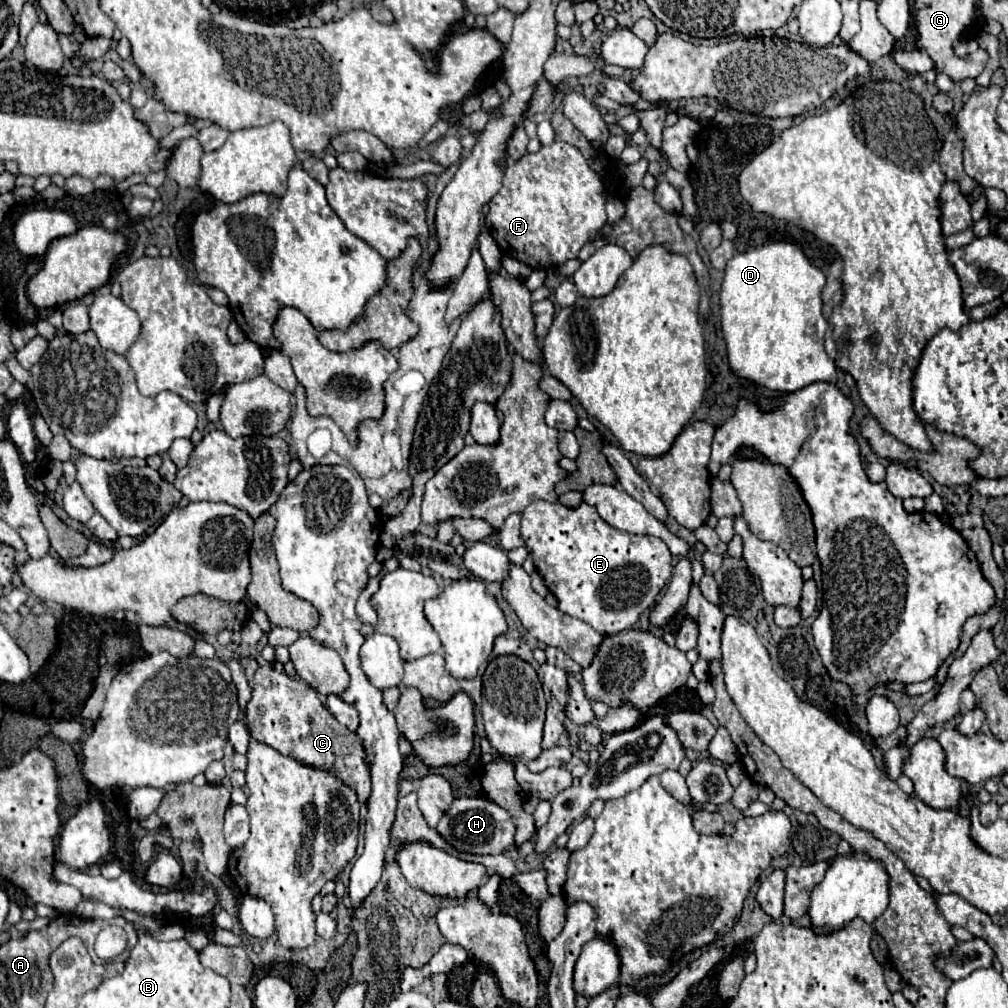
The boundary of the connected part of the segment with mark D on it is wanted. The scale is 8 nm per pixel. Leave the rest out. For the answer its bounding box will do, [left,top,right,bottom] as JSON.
[720,242,836,392]

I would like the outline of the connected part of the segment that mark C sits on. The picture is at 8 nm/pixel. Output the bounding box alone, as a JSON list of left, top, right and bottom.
[246,666,370,802]

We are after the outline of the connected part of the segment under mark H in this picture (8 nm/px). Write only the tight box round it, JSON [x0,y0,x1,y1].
[436,798,516,854]

